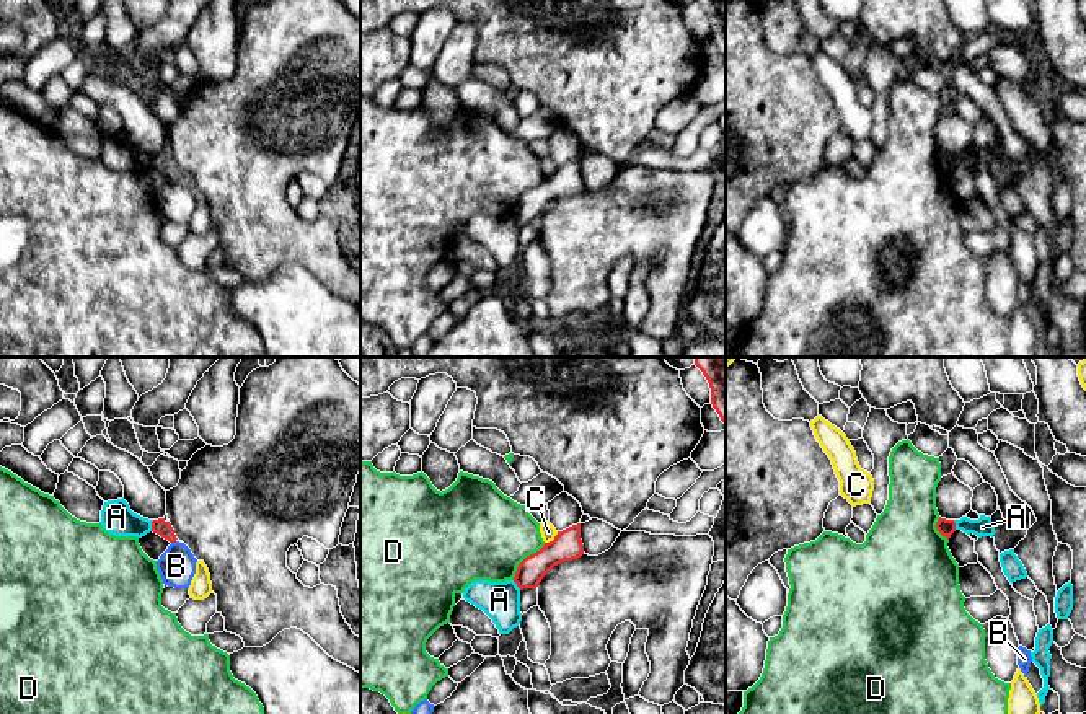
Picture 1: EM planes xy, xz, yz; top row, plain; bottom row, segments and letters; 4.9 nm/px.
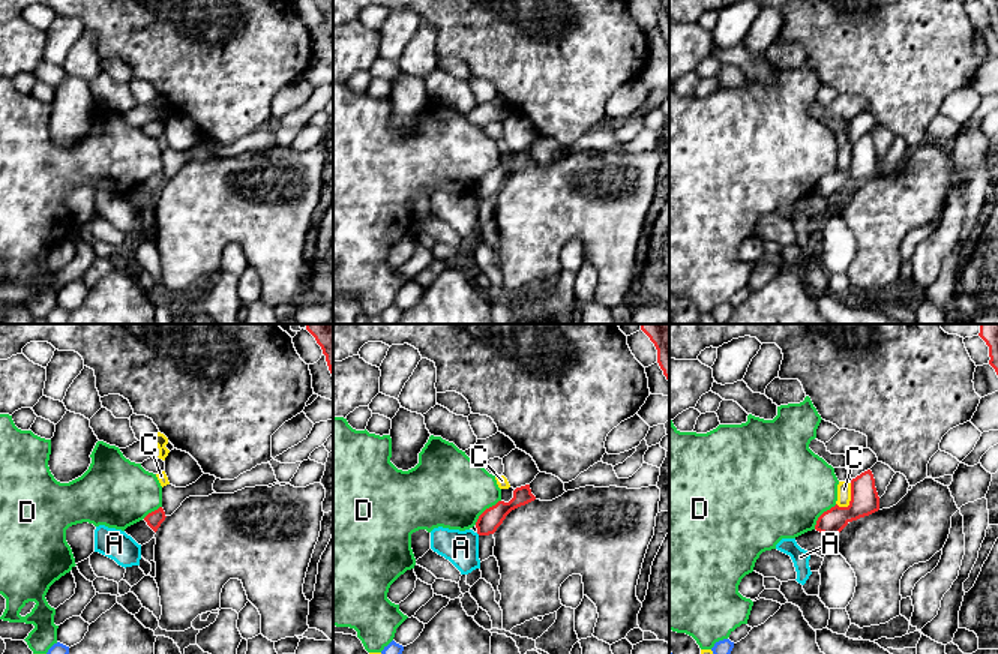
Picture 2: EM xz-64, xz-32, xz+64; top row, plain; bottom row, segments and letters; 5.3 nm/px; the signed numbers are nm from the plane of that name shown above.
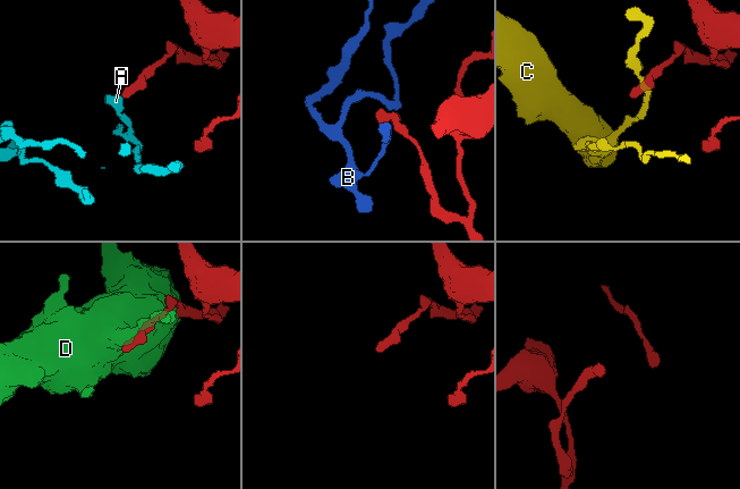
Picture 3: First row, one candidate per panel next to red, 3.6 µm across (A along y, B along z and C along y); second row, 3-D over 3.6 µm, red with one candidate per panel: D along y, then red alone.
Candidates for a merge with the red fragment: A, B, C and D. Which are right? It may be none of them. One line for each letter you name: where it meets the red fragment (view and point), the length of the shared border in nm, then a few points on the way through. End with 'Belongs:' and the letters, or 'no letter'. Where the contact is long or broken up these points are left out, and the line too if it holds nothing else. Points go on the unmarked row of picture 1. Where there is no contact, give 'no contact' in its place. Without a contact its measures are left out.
Belongs: no letter

